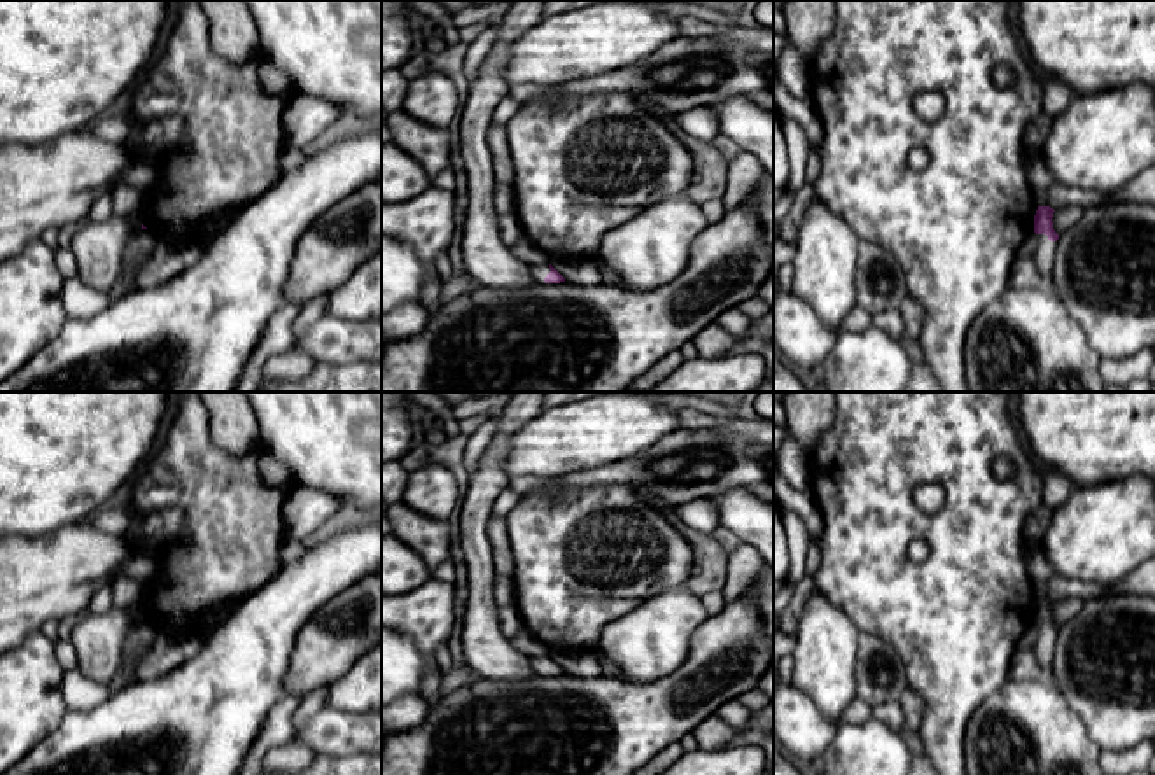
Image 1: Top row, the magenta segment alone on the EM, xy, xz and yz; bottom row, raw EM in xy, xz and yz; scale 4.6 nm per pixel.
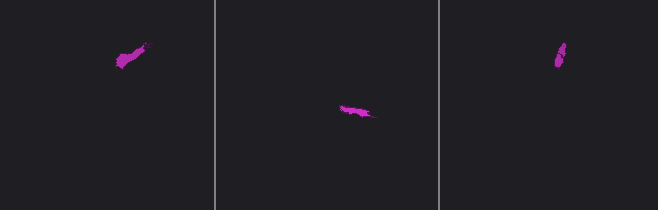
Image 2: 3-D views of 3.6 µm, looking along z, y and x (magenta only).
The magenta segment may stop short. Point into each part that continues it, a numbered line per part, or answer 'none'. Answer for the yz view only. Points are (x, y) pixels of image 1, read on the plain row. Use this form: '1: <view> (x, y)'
1: yz (1045, 642)

